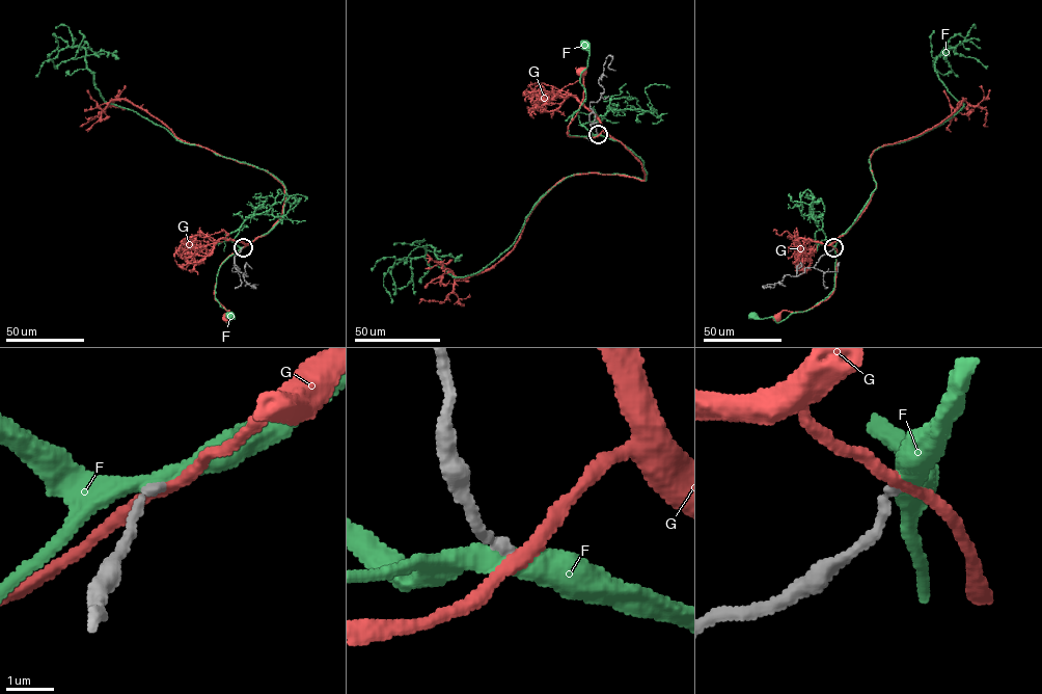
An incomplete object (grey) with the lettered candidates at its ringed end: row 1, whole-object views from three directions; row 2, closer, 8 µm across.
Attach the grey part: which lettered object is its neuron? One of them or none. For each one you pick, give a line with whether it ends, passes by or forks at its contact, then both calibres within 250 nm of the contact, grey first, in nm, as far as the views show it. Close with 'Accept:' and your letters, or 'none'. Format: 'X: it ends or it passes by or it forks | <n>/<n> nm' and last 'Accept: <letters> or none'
Accept: none

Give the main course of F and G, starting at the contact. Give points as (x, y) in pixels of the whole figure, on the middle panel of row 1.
F: (598, 134), (568, 133), (572, 116), (585, 98), (580, 76), (587, 65), (588, 52), (584, 46)
G: (599, 134), (568, 135), (568, 127), (582, 99), (580, 73)

